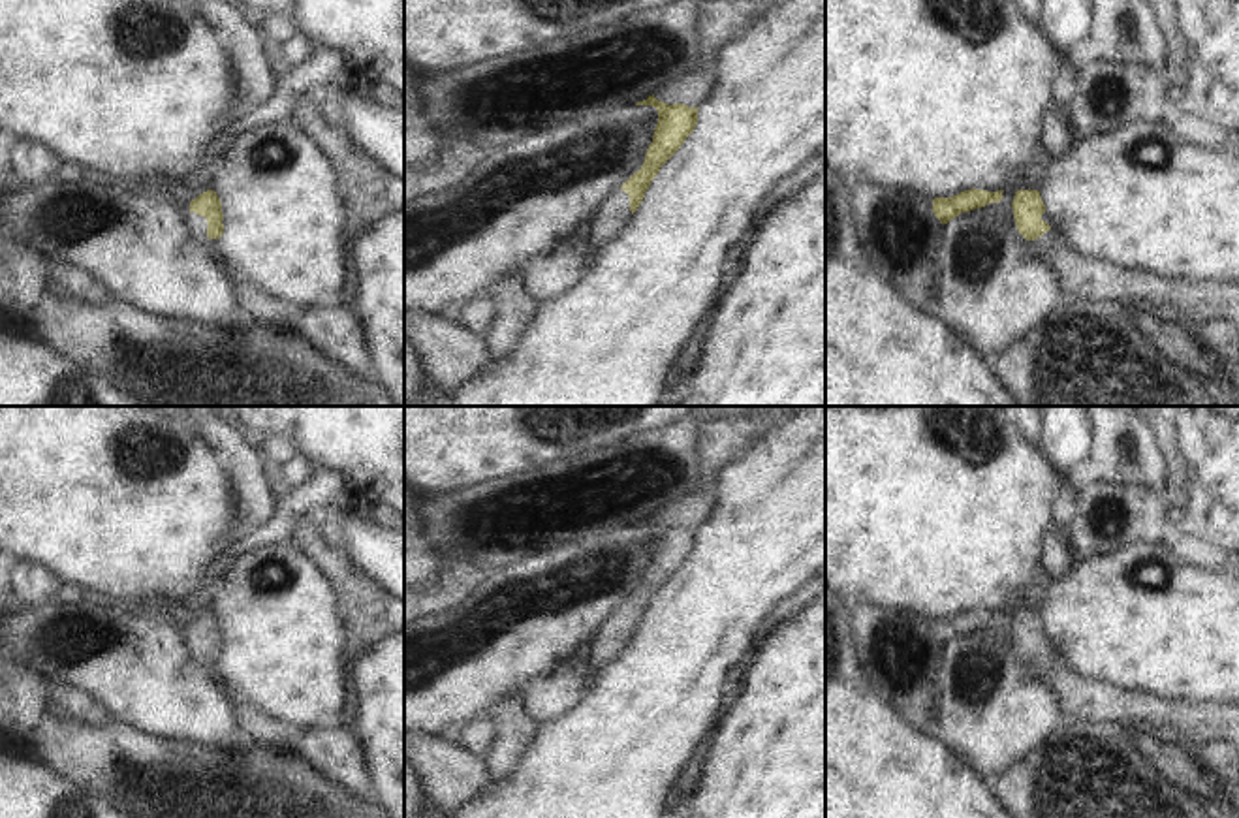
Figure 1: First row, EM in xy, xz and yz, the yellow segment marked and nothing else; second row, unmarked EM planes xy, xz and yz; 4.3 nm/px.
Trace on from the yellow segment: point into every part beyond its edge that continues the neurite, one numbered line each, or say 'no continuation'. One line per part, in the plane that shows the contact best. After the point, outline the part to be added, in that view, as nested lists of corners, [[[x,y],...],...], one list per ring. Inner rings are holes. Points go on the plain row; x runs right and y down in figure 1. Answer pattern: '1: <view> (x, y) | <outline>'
1: xy (198, 644) | [[[190,634],[190,647],[192,647],[192,653],[194,656],[212,673],[216,673],[216,668],[218,668],[218,660],[209,660],[207,658],[207,639],[205,637],[199,637],[196,634]]]

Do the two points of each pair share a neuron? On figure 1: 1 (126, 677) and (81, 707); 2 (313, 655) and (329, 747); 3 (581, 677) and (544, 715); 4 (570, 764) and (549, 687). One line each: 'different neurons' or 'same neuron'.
1: different neurons
2: different neurons
3: same neuron
4: different neurons

